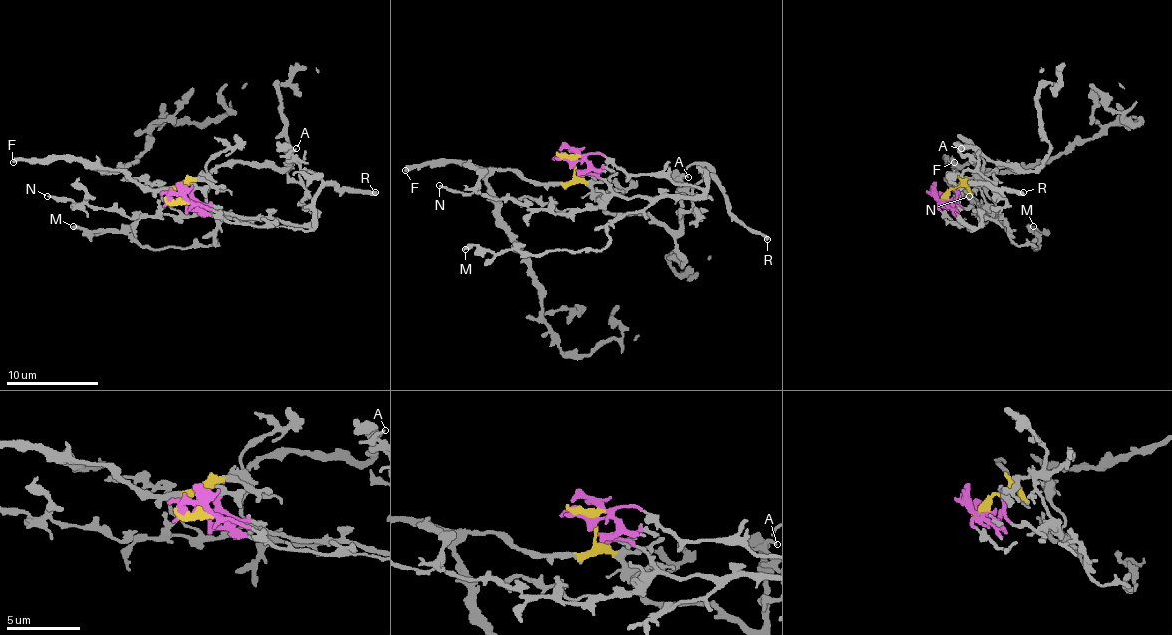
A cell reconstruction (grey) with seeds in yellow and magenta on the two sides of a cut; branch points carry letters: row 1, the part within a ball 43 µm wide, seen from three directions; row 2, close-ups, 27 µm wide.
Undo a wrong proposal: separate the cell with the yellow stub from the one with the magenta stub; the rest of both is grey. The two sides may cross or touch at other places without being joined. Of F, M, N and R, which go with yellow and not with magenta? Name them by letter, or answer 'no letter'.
F

